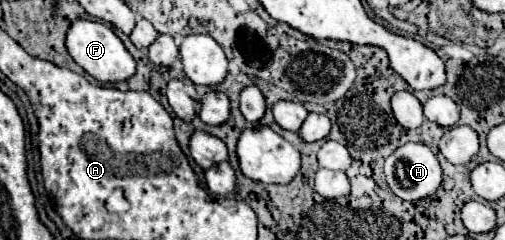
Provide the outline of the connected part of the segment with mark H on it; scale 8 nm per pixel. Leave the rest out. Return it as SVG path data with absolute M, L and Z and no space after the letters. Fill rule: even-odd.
M407 142L385 160L385 180L391 192L403 200L431 196L441 184L441 166L429 146Z

